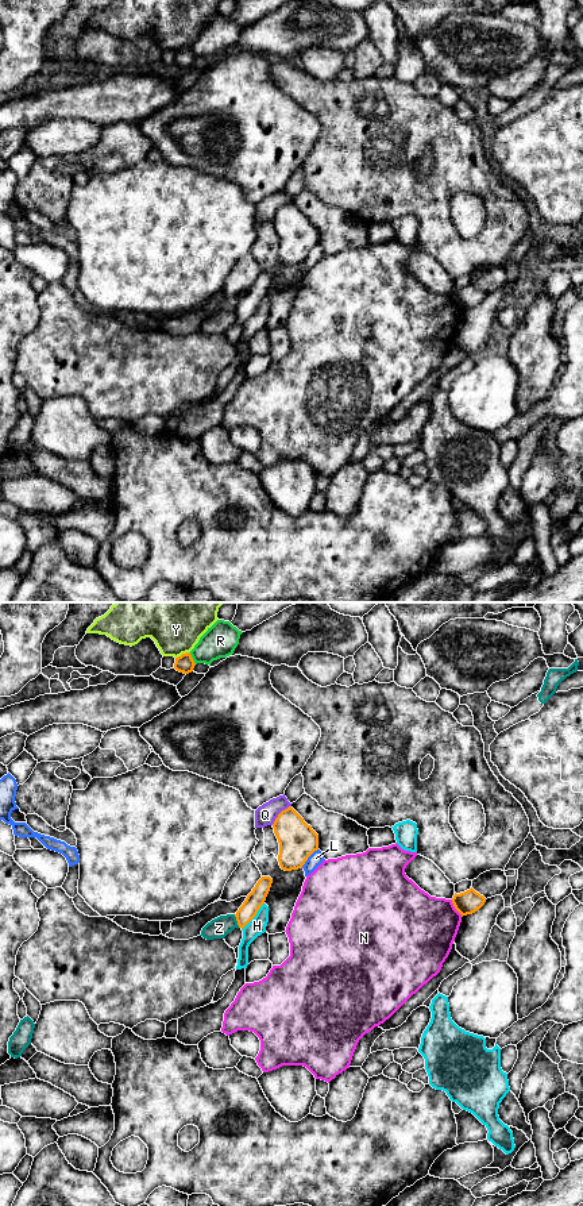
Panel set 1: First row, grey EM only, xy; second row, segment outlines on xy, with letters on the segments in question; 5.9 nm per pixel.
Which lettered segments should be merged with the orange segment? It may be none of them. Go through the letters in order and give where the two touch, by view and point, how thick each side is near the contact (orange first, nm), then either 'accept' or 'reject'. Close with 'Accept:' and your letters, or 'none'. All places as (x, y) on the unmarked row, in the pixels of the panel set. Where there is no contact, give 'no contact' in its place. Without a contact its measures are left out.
H: contact xy (255, 309); calibres 100 and 100 nm; reject
L: contact xy (308, 251); calibres 220 and 80 nm; reject
N: contact xy (455, 303); calibres 140 and 420 nm; reject
Q: contact xy (280, 208); calibres 220 and 120 nm; reject
R: contact xy (192, 53); calibres 110 and 200 nm; reject
Y: contact xy (182, 49); calibres 110 and 300 nm; reject
Z: contact xy (236, 315); calibres 100 and 120 nm; reject
Accept: none

